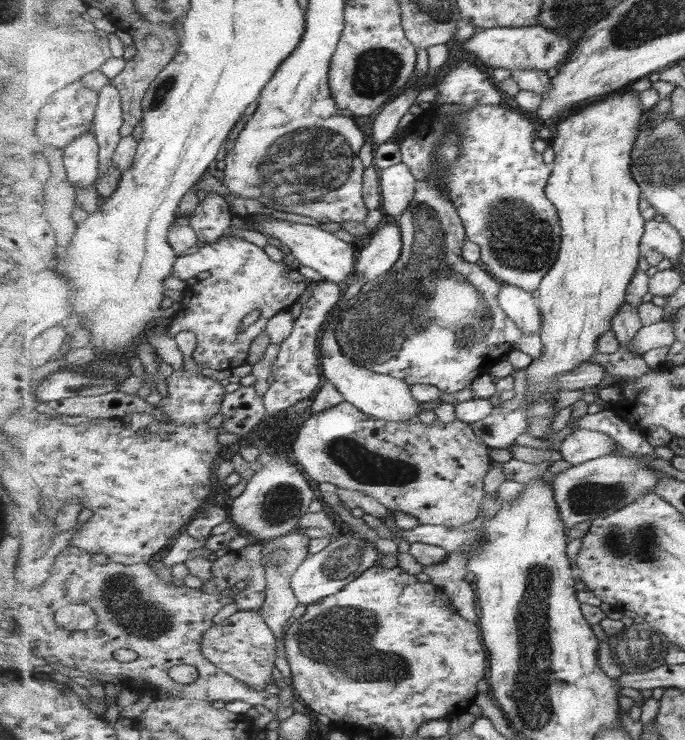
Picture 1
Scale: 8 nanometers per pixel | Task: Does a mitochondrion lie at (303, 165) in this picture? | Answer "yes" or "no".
yes

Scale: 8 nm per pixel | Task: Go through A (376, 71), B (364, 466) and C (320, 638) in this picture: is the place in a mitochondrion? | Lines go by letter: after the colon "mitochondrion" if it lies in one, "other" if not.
A: mitochondrion
B: mitochondrion
C: mitochondrion

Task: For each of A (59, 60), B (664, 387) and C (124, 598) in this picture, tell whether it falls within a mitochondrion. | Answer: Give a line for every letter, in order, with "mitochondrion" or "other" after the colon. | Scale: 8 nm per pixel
A: other
B: other
C: mitochondrion

